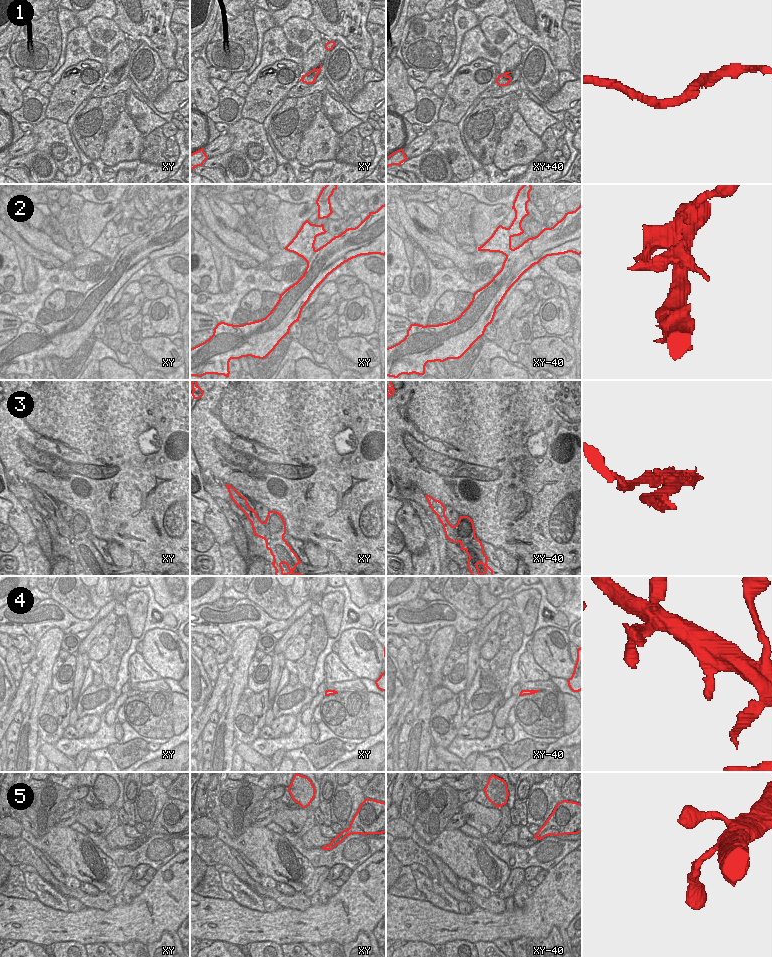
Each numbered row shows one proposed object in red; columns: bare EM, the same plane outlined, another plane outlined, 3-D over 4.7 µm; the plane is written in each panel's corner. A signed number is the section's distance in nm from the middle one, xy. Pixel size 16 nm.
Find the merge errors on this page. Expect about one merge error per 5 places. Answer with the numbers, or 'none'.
2, 3.

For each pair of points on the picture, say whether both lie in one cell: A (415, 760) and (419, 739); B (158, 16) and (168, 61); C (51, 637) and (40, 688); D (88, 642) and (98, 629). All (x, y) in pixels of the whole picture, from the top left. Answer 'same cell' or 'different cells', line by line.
A: same cell
B: same cell
C: same cell
D: same cell

